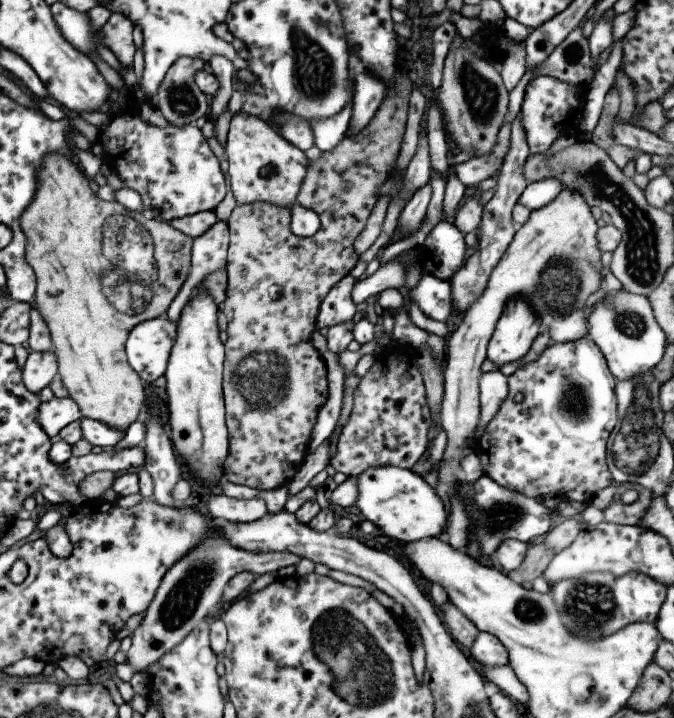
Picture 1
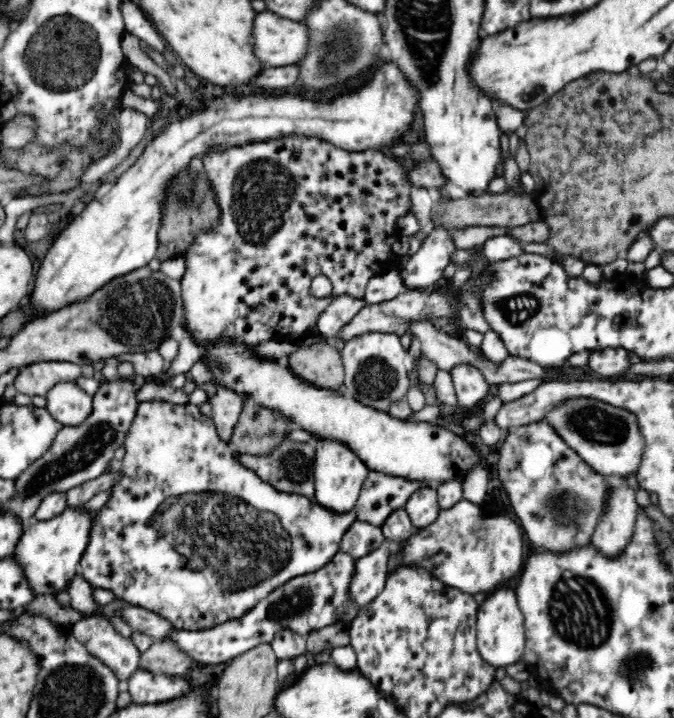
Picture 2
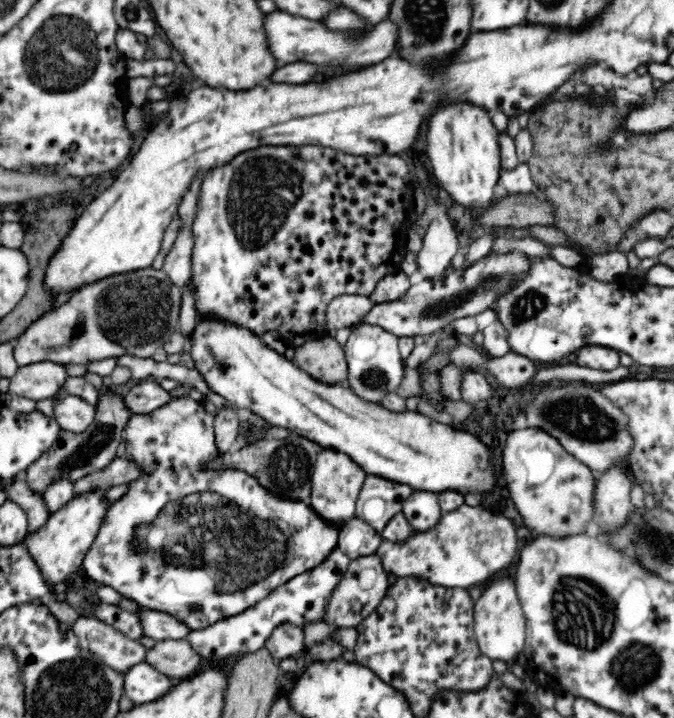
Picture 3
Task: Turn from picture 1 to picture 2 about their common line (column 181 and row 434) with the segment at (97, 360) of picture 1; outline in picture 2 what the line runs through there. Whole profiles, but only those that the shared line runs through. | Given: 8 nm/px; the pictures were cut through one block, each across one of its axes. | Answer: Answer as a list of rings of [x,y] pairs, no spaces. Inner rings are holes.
[[[244,399],[244,409],[232,432],[232,442],[238,446],[240,453],[251,455],[267,453],[286,439],[284,436],[286,423],[287,420],[279,414],[274,414],[273,409],[256,406],[251,400]]]

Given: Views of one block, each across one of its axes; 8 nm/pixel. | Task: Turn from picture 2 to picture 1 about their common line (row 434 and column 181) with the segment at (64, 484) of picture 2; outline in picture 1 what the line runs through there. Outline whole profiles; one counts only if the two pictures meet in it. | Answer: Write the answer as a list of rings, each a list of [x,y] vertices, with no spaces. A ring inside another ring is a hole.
[[[199,57],[176,58],[165,71],[156,90],[157,104],[155,108],[161,111],[163,118],[169,125],[185,126],[193,124],[197,118],[206,117],[209,112],[209,99],[194,83],[194,76],[201,68],[206,68],[207,62]]]

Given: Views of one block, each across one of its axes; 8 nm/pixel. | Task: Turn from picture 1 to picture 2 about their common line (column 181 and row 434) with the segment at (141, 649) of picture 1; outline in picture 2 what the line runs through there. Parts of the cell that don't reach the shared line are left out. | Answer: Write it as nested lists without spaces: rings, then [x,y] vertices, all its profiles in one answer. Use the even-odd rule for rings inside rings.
[[[592,397],[567,398],[541,416],[550,428],[589,464],[606,477],[628,479],[637,471],[643,447],[635,416],[622,408]]]

